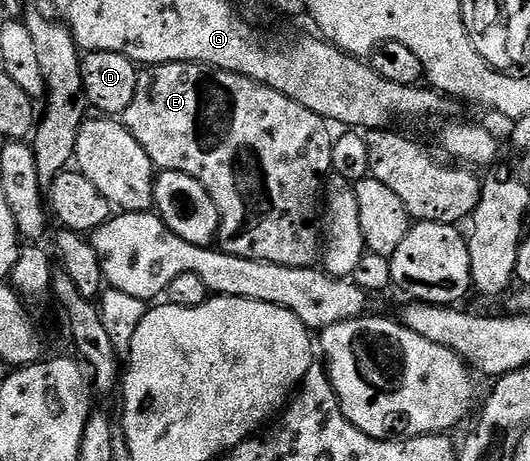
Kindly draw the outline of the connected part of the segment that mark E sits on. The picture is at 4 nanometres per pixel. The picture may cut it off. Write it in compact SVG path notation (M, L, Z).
M171 61L141 68L139 74L138 91L122 114L122 124L142 143L157 170L182 171L210 191L220 216L220 252L282 267L313 268L322 257L322 194L332 173L333 126L270 86L224 69Z

